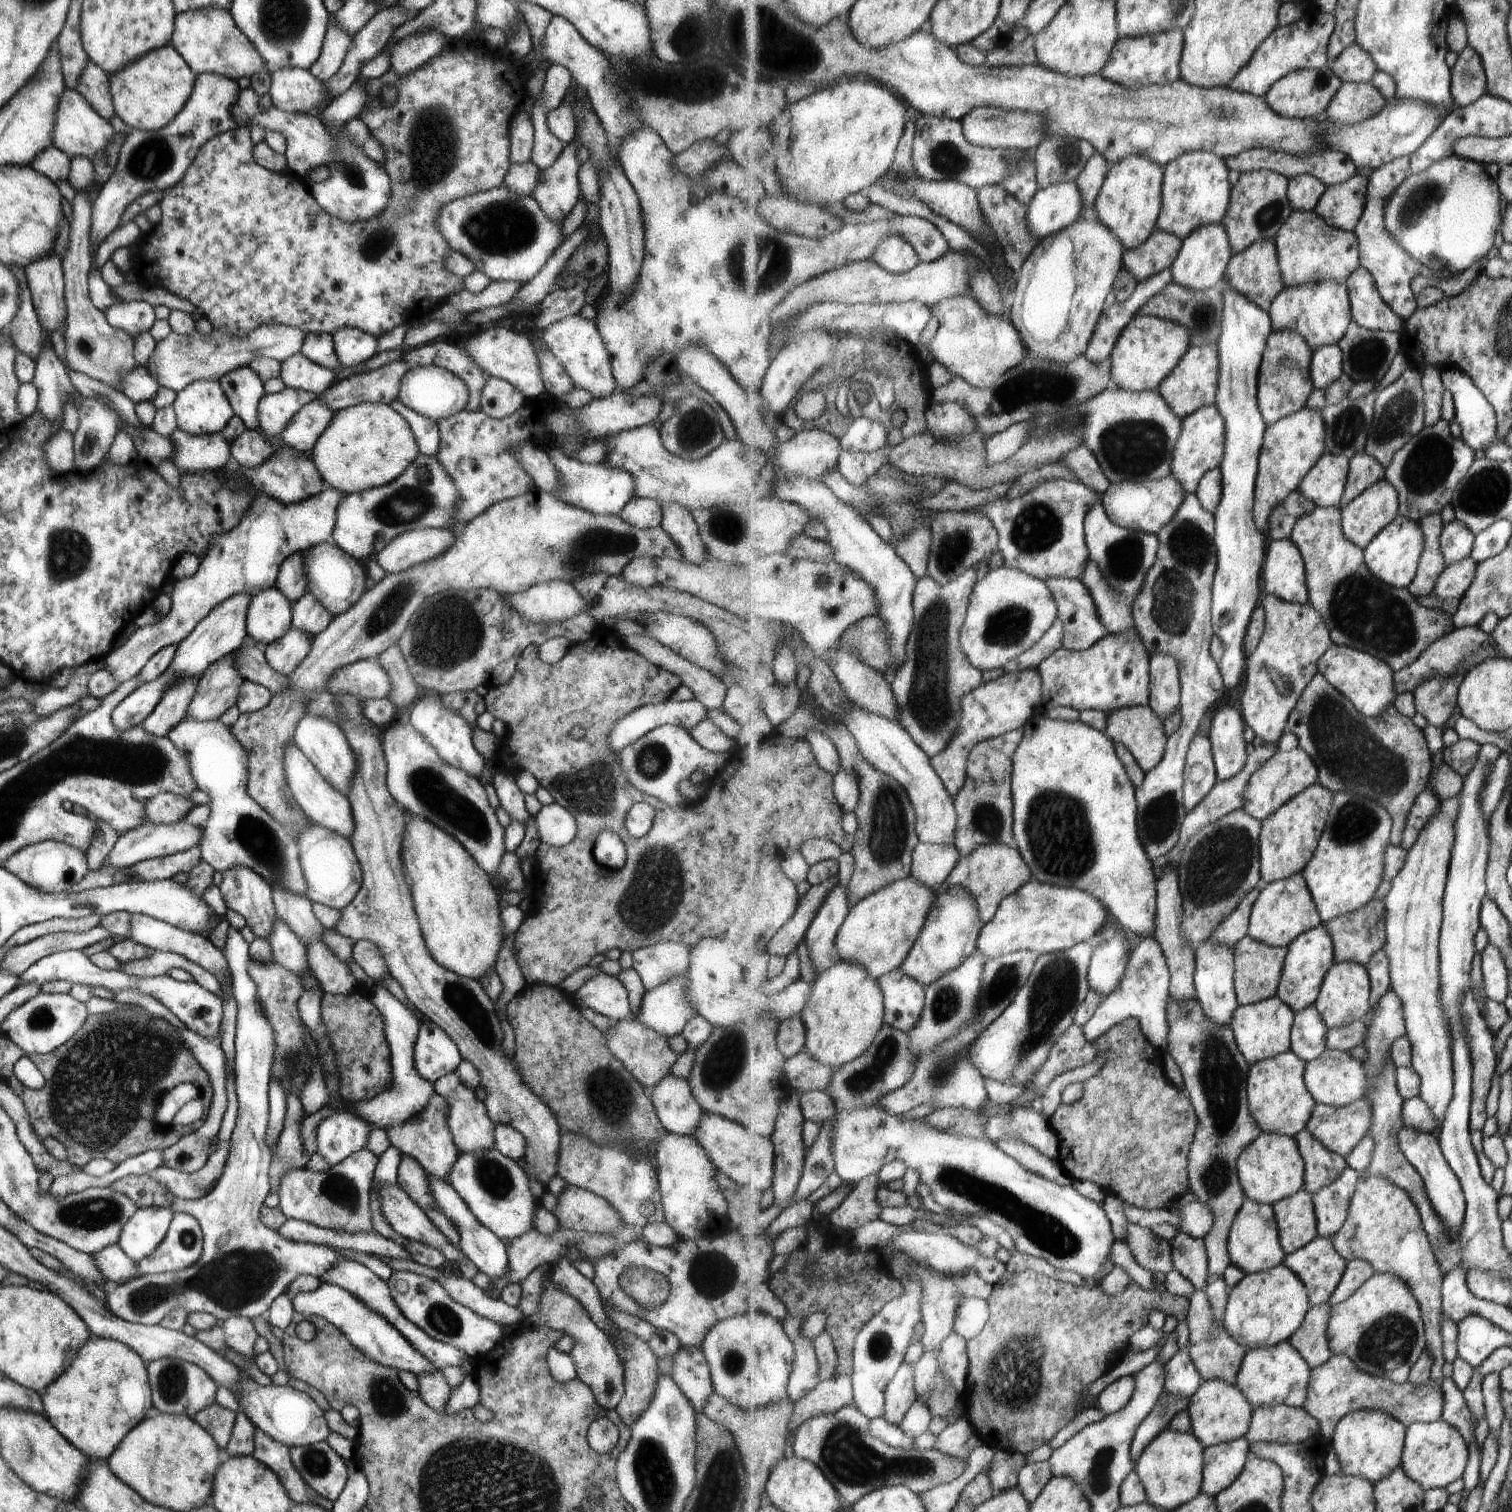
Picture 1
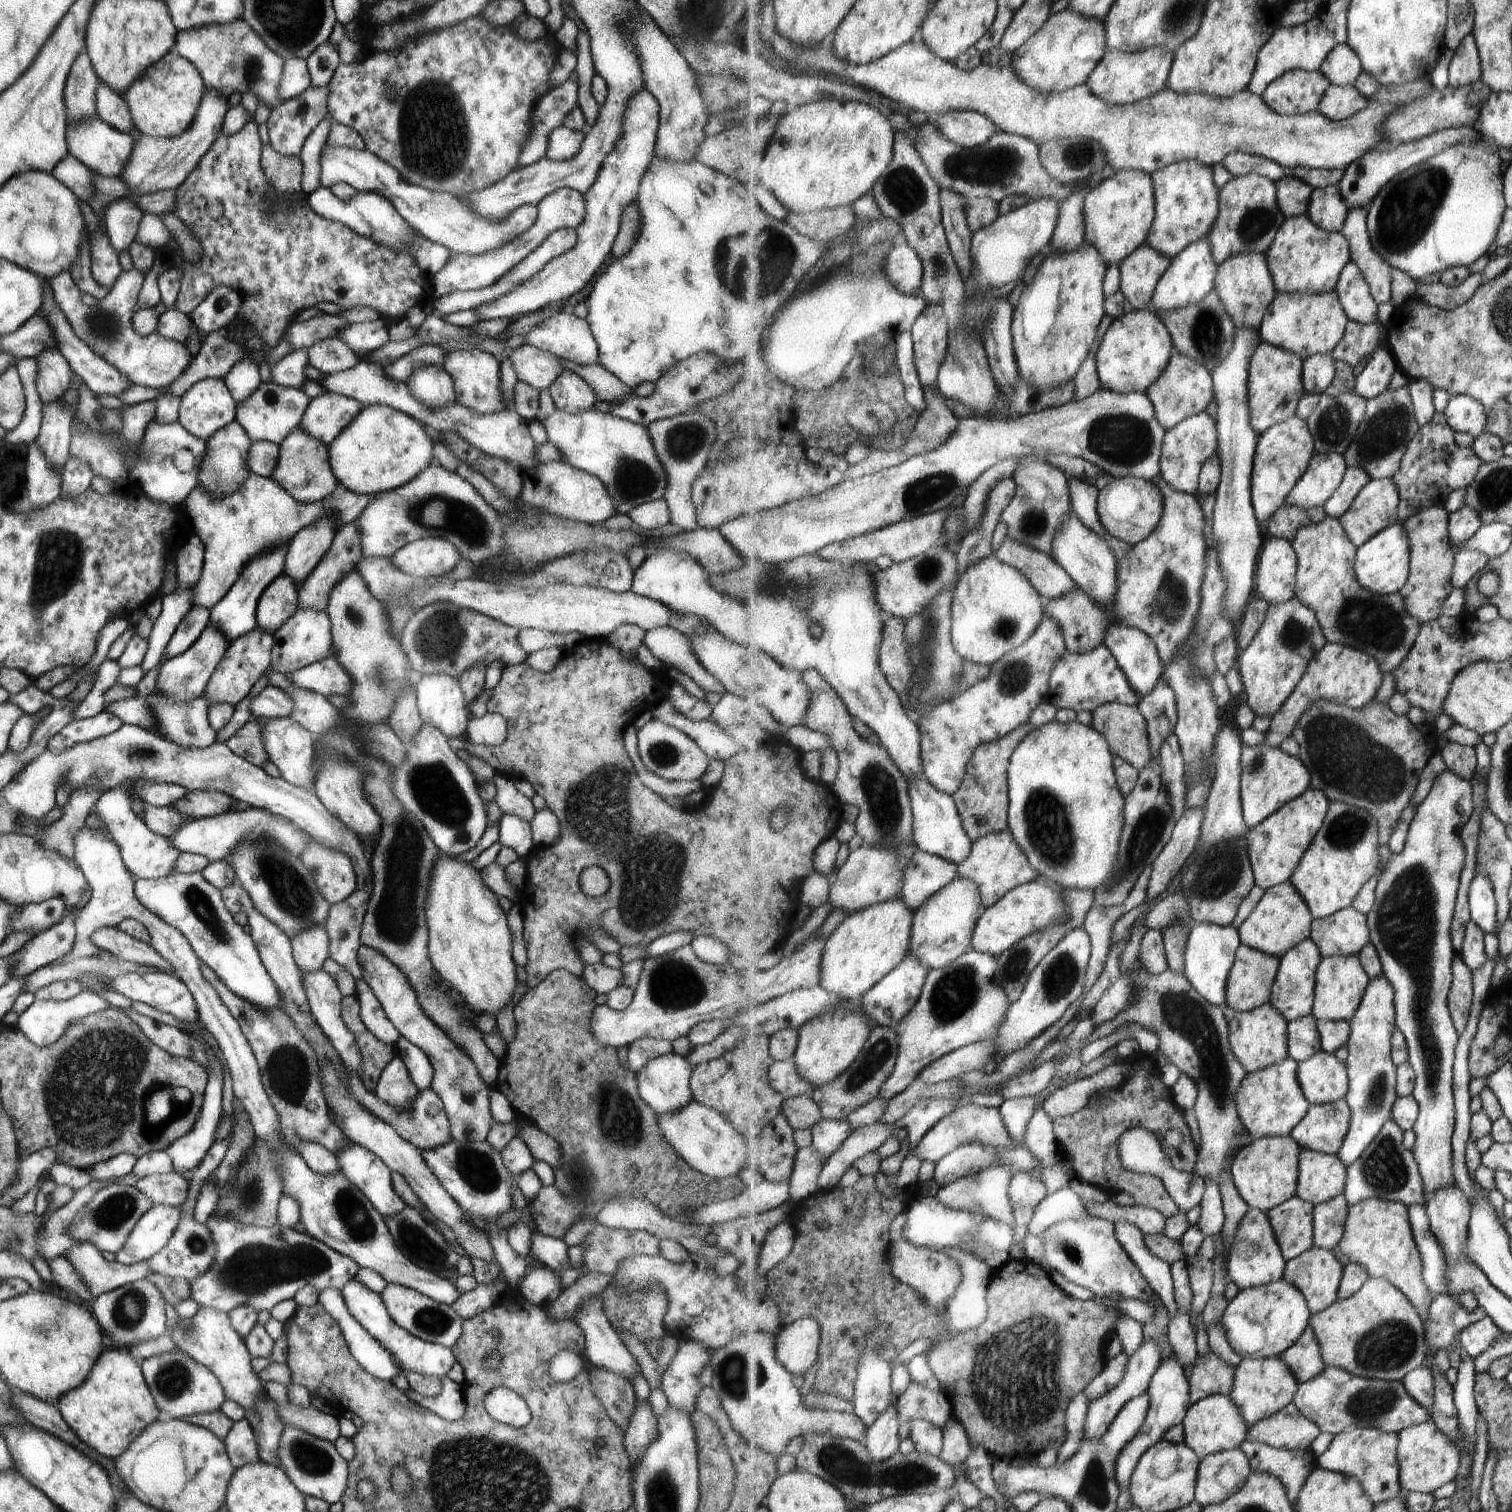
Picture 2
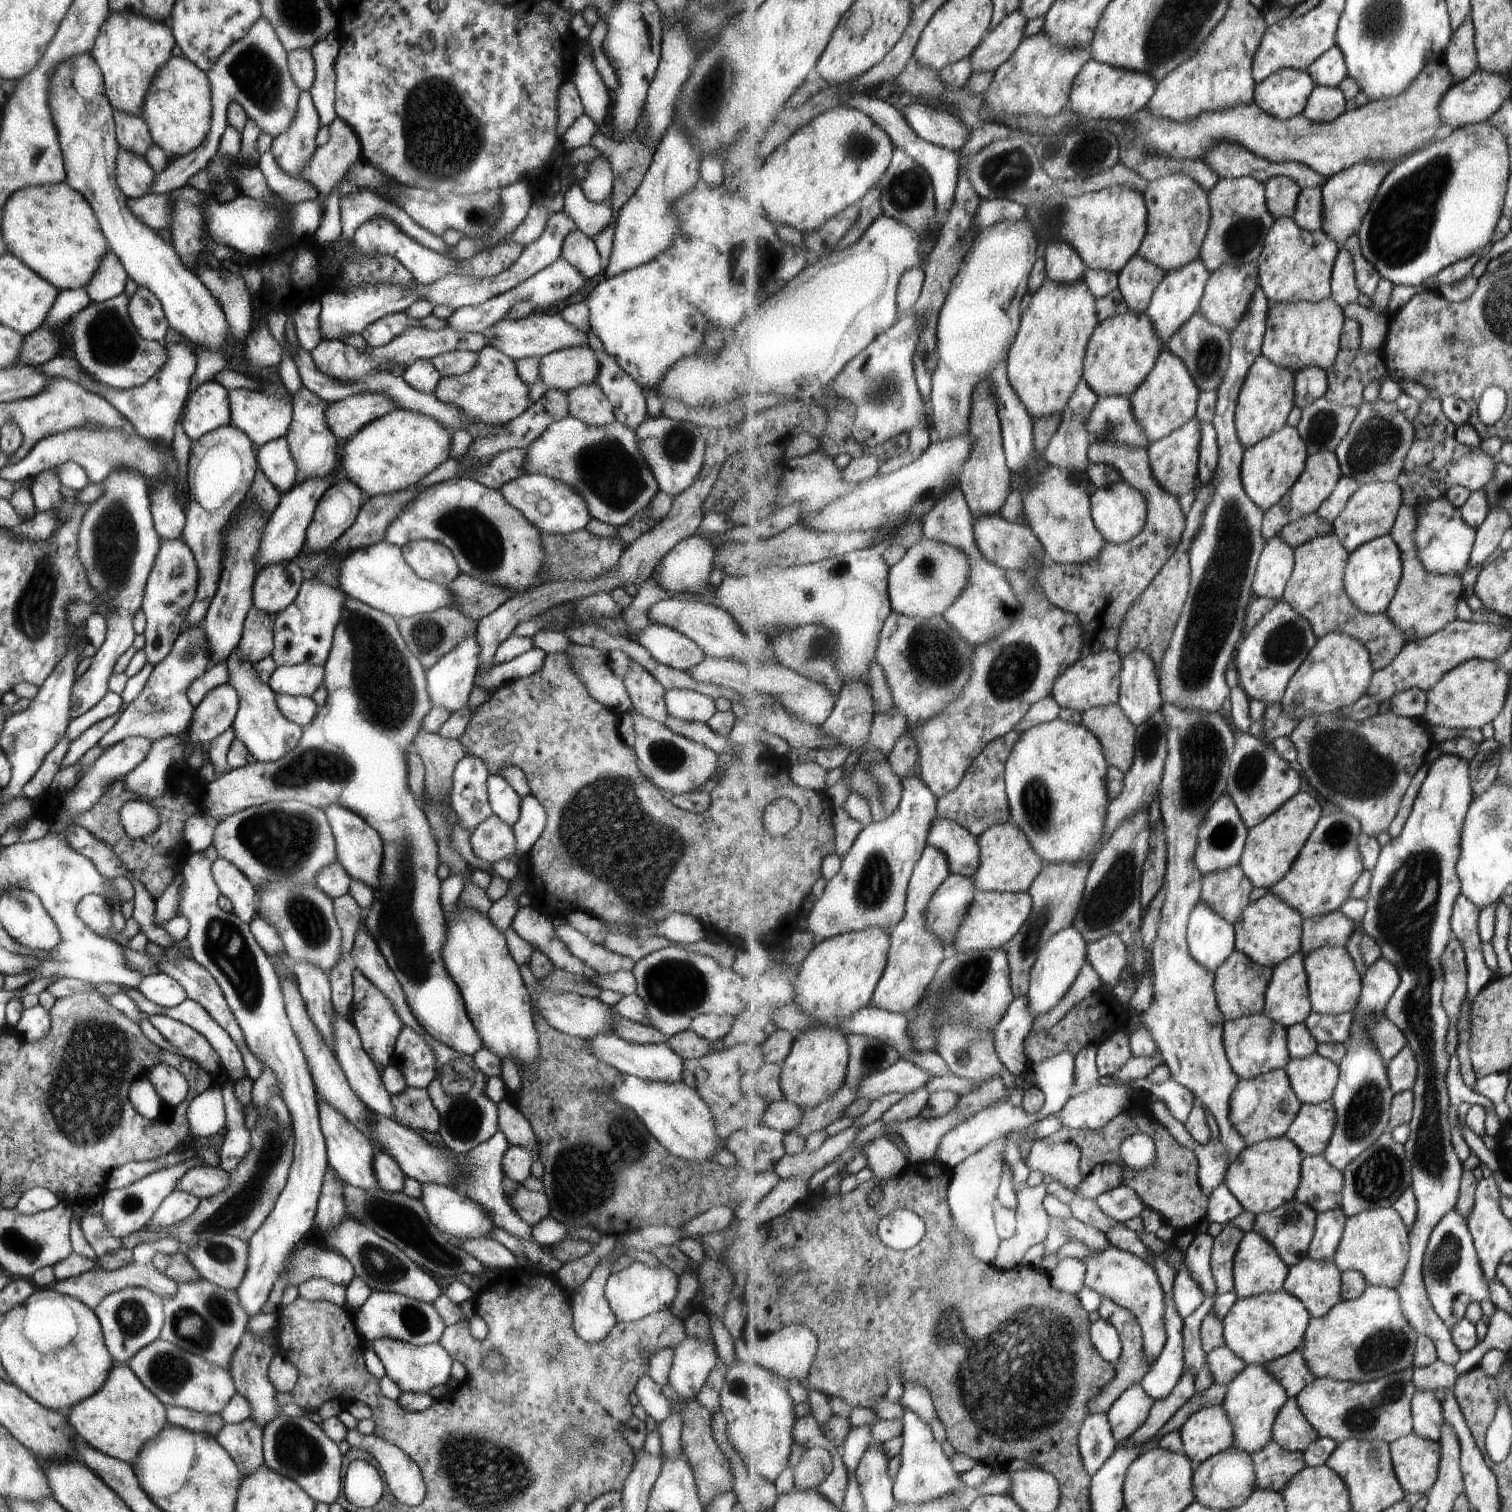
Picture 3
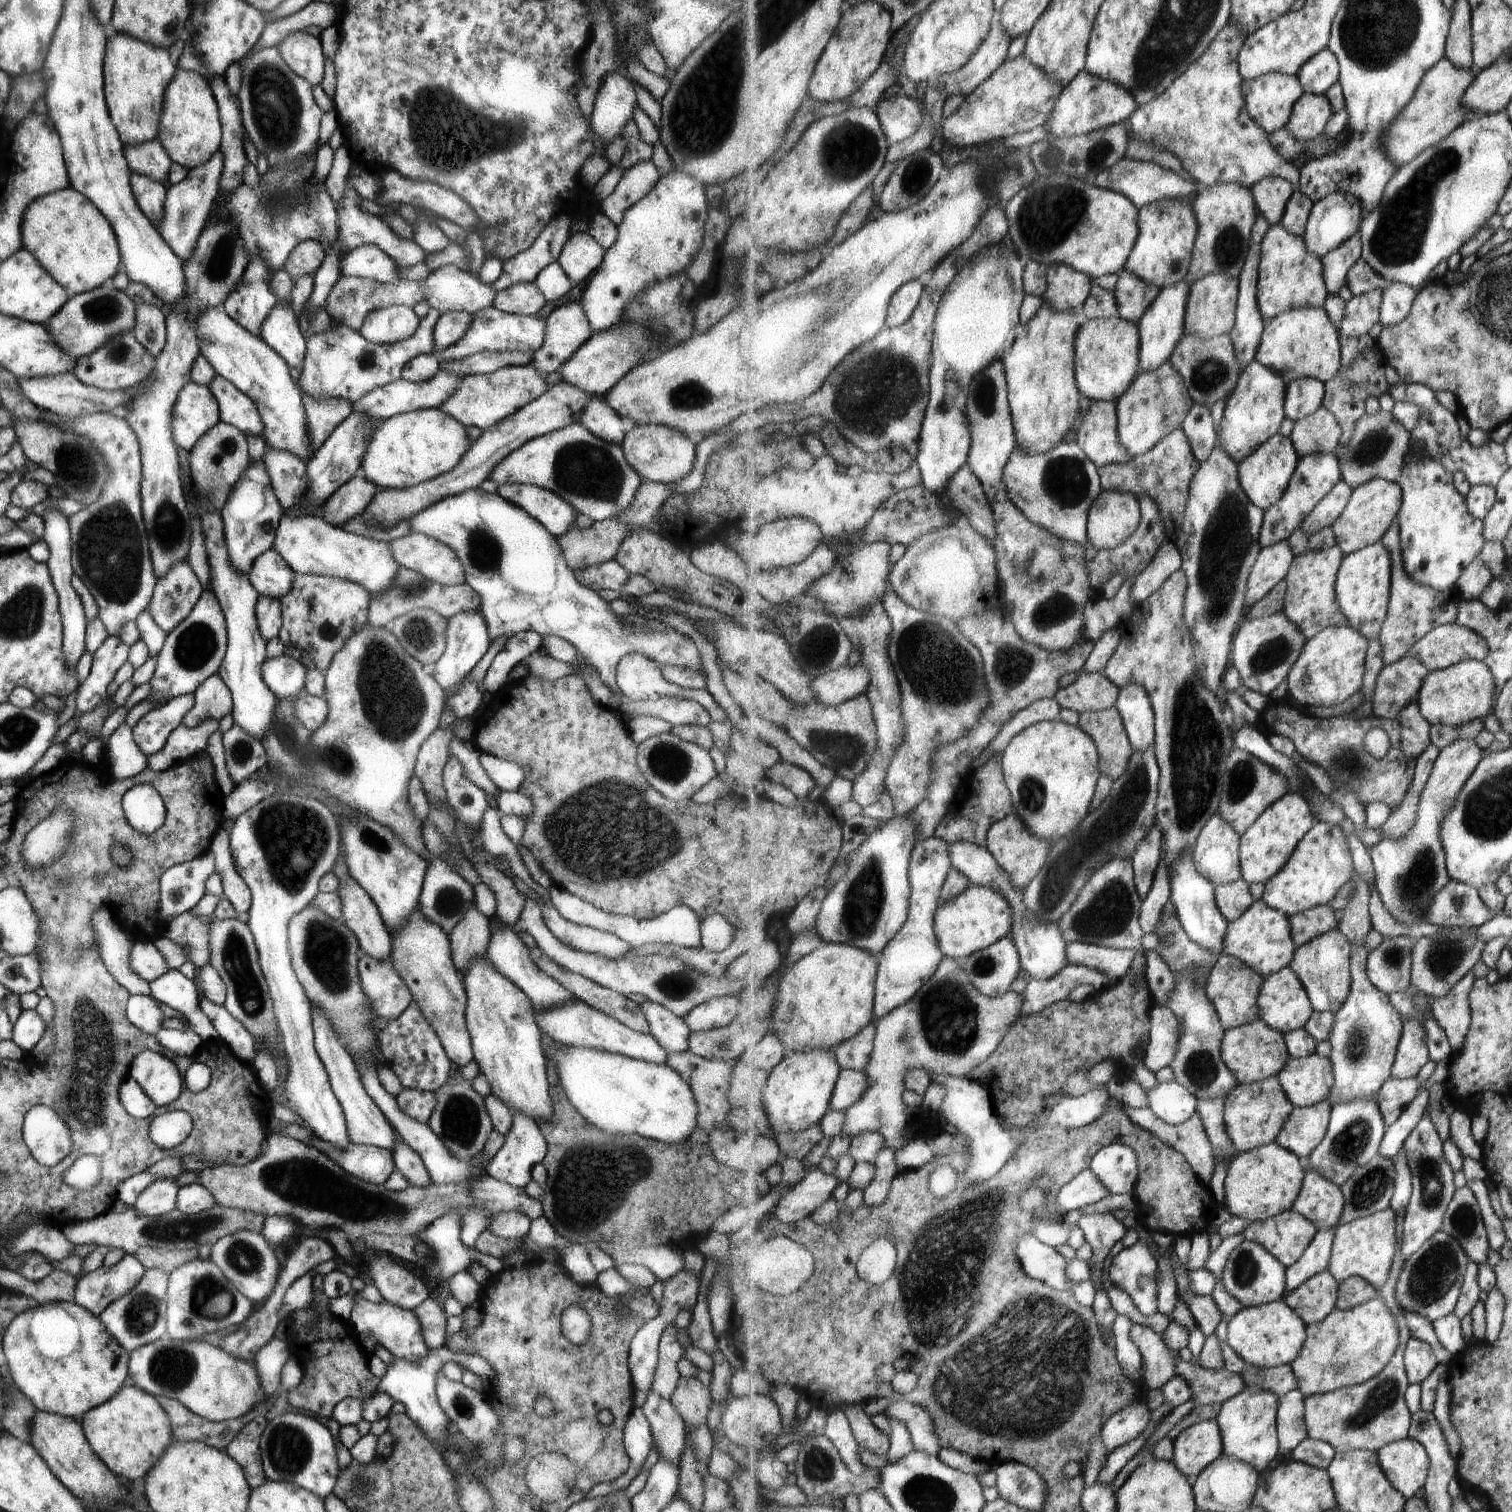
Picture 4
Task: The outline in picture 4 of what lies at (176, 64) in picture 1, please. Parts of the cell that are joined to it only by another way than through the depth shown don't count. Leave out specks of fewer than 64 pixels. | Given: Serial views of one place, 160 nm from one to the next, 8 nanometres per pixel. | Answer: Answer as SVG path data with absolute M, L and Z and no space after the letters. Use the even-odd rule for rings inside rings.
M176 68L163 93L159 120L156 141L161 144L172 162L184 166L187 170L203 164L219 149L221 131L217 105L206 79L193 71Z

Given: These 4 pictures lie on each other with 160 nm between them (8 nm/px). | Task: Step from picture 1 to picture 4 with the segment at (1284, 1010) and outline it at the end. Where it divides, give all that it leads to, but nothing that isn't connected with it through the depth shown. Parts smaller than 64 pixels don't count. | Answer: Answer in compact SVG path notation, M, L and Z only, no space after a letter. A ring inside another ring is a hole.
M1260 1018L1225 1033L1222 1057L1228 1064L1229 1070L1233 1071L1239 1085L1258 1083L1274 1077L1291 1060L1284 1034L1265 1024Z

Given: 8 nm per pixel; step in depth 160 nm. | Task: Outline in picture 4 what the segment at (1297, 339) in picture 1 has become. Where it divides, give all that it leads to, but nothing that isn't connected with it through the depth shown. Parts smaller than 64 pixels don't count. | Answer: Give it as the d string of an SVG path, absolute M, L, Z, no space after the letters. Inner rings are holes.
M1257 359L1242 372L1238 385L1227 398L1223 420L1218 424L1220 447L1238 463L1256 453L1261 445L1280 433L1287 419L1284 407L1286 390L1284 378Z

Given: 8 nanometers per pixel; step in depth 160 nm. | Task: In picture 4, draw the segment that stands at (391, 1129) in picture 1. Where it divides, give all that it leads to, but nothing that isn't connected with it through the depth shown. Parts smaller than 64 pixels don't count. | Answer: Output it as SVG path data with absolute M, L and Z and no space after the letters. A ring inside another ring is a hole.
M403 1088L397 1096L394 1096L394 1099L403 1113L410 1119L424 1125L432 1113L436 1101L433 1091L418 1091Z

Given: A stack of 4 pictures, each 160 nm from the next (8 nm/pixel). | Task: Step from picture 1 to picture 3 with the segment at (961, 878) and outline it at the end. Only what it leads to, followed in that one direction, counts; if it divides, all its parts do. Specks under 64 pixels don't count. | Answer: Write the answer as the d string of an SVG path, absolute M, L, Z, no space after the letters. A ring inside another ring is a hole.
M1012 820L992 826L979 837L982 865L975 878L978 890L1000 893L1027 893L1044 869L1044 860L1029 842L1028 836Z

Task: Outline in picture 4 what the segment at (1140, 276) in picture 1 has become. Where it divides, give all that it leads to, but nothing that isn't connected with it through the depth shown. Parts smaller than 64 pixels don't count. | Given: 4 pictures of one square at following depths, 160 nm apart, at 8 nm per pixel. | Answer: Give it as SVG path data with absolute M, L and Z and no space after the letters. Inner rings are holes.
M1127 272L1120 273L1117 288L1114 290L1118 302L1118 314L1129 322L1137 324L1148 312L1160 293L1158 286L1137 278Z

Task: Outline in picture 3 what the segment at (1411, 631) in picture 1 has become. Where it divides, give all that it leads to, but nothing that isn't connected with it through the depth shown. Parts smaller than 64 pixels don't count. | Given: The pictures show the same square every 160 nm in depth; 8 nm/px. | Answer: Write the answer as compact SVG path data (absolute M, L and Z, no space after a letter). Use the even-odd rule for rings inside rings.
M1336 533L1306 542L1294 549L1294 554L1294 571L1283 600L1309 620L1318 639L1331 633L1348 634L1368 647L1377 671L1391 666L1407 645L1404 632L1399 630L1398 625L1386 613L1367 614L1351 602L1344 583L1350 552Z

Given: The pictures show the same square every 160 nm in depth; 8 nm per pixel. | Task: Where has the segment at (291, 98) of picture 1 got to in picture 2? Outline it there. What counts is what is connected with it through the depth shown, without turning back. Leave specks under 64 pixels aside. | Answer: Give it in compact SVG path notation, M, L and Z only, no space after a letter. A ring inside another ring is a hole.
M293 57L284 61L281 78L277 87L279 102L293 98L303 92L310 84L310 74L306 59Z

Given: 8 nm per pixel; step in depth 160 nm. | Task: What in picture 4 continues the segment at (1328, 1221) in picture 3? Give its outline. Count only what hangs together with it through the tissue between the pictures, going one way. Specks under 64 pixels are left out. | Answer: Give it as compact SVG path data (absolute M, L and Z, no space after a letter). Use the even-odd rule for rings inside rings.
M1337 1229L1318 1230L1311 1245L1304 1252L1304 1256L1295 1265L1287 1269L1286 1293L1282 1296L1287 1298L1289 1293L1297 1290L1304 1282L1327 1271L1332 1257Z

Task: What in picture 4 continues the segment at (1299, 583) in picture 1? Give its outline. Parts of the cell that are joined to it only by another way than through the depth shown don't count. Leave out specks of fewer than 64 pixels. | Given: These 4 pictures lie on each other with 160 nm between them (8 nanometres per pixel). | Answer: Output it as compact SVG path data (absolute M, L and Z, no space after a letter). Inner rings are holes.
M1289 541L1278 542L1260 552L1246 586L1247 610L1264 599L1289 574L1296 555Z

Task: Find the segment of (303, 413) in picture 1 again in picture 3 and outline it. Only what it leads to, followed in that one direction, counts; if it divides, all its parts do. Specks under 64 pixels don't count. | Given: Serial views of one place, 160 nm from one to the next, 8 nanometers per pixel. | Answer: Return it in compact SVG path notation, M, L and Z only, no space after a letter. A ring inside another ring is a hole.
M359 391L328 403L325 420L339 442L393 409L396 409L396 404L385 393Z

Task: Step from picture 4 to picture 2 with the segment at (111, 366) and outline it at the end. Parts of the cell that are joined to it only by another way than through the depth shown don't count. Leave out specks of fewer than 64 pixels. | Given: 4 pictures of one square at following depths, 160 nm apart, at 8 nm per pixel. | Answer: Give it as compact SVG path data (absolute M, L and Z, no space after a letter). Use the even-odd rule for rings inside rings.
M134 268L122 272L107 294L96 300L93 306L81 302L69 271L61 271L49 278L48 285L50 289L52 288L52 299L56 301L81 342L109 366L123 373L131 384L150 389L163 389L167 385L172 386L172 380L184 371L192 356L183 343L161 336L157 332L141 336L132 329L130 323L132 308L136 303L137 293L141 290L143 279L144 275Z

